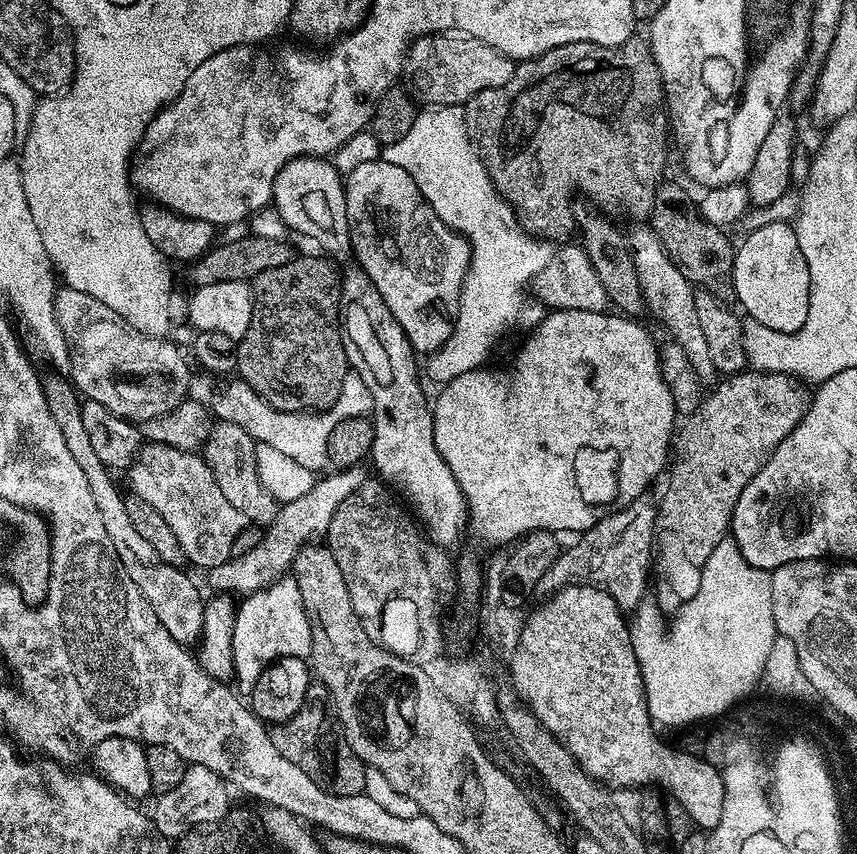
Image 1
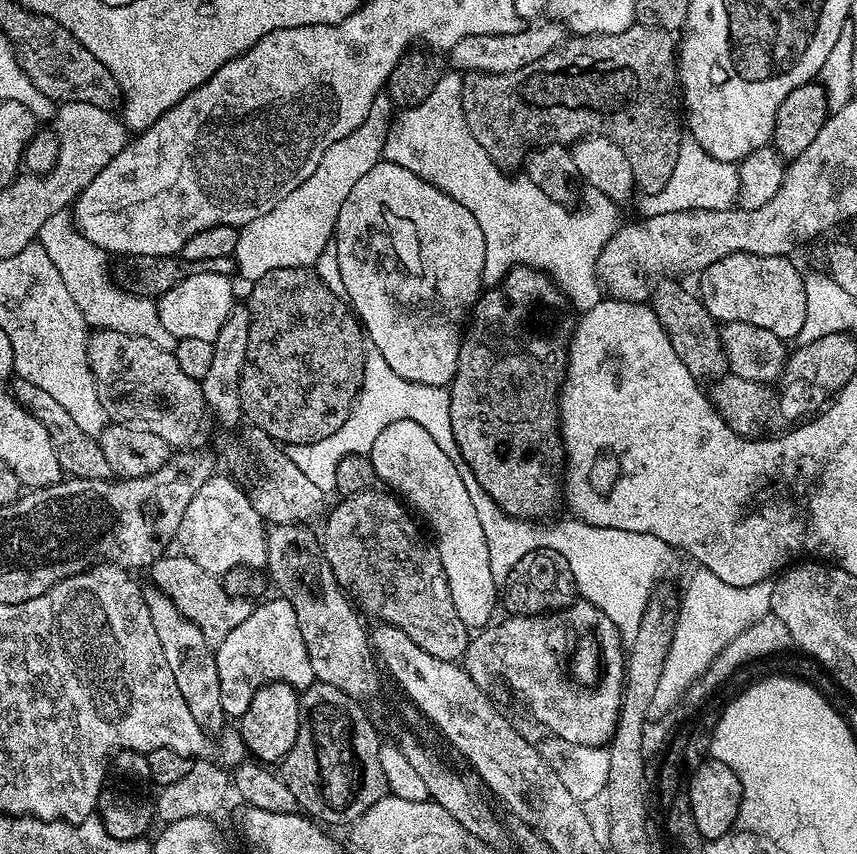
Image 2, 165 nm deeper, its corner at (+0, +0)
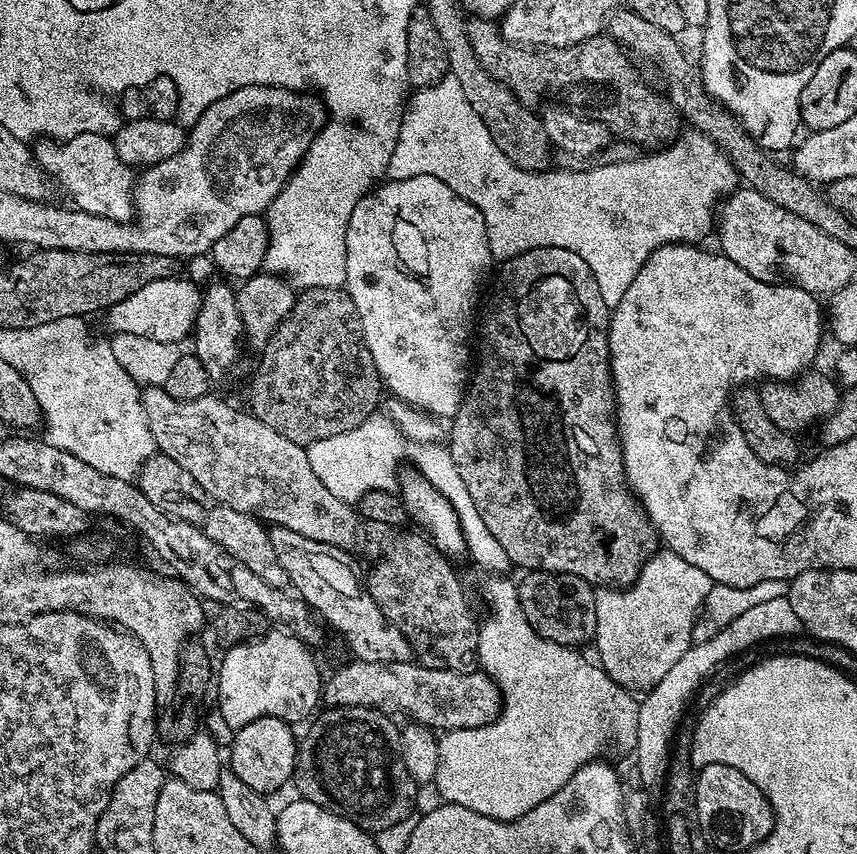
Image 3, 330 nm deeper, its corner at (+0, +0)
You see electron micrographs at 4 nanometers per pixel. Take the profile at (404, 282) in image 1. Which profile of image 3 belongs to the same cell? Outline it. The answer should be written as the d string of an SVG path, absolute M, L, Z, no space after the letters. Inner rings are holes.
M419 176L418 178L381 182L361 198L358 206L354 206L354 214L350 214L350 226L346 226L346 282L344 288L358 310L364 341L370 350L370 358L374 358L374 366L378 370L383 387L387 391L389 388L405 405L411 405L432 418L438 418L438 416L451 418L456 415L460 404L464 401L464 393L470 379L470 337L474 332L473 320L478 312L475 288L483 282L484 271L487 270L488 264L492 263L492 251L486 238L486 222L482 218L482 214L474 205L466 202L466 198L454 194L454 190L450 190L450 186L446 186L446 182L438 182L438 178Z

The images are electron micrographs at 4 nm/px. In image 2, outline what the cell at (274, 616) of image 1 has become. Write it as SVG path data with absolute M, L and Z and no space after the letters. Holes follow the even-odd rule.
M283 598L272 599L257 603L250 618L246 618L242 626L230 630L230 634L226 634L224 641L215 649L225 717L239 718L246 714L250 698L254 698L254 694L267 684L282 682L291 688L303 690L317 683L306 642L302 642L302 630L298 614L294 614L294 606Z

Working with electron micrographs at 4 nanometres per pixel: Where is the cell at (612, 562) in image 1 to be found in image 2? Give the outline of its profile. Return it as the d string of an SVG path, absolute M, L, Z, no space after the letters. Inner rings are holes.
M574 602L568 608L561 608L561 609L555 611L555 612L549 612L547 614L541 614L539 616L514 616L514 615L509 615L507 617L507 619L508 620L502 621L501 624L499 624L499 622L493 622L493 623L489 624L487 628L479 629L479 631L477 631L475 633L475 635L473 635L471 637L471 639L469 639L468 648L467 648L466 651L464 651L464 655L462 657L462 667L466 671L468 671L468 673L470 674L470 678L472 678L474 680L474 682L477 684L477 686L479 688L483 688L483 689L487 689L489 687L488 684L494 683L495 680L505 680L505 682L508 683L510 687L512 687L513 694L516 695L516 696L520 696L521 702L524 703L526 707L528 707L529 714L532 715L533 718L536 719L537 722L540 723L542 727L545 728L546 731L552 732L552 733L548 733L548 734L551 734L553 737L555 737L555 739L565 740L566 742L570 742L571 744L581 744L582 746L590 746L591 748L599 748L601 746L607 745L609 743L609 741L611 741L612 736L615 735L615 733L616 733L616 724L619 722L619 718L620 718L620 707L622 706L622 698L624 697L624 669L626 667L626 644L625 644L625 641L622 639L622 637L620 635L620 632L615 628L614 622L612 622L610 620L610 618L608 618L606 615L604 615L604 613L598 611L597 608L595 608L593 605L591 605L590 603L587 603L587 602ZM588 633L592 633L595 636L595 639L598 641L598 647L599 647L599 650L600 650L600 678L599 678L599 680L596 681L595 684L593 684L591 686L581 686L581 685L573 682L570 679L570 672L569 672L569 669L566 667L566 661L569 659L569 657L571 657L571 655L572 655L578 641L581 639L581 637L583 637L585 634L588 634Z

